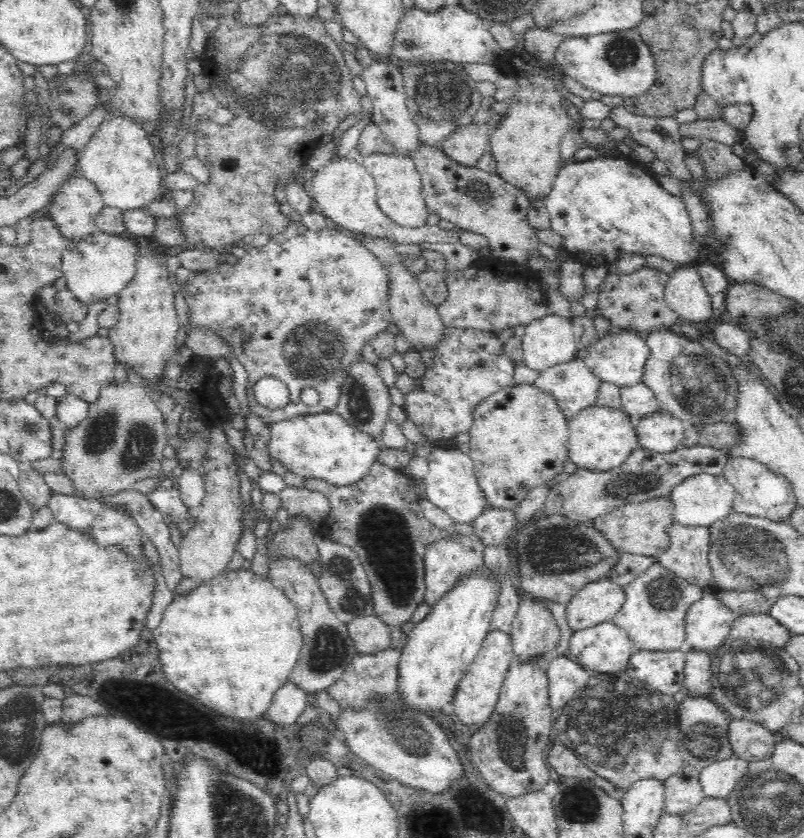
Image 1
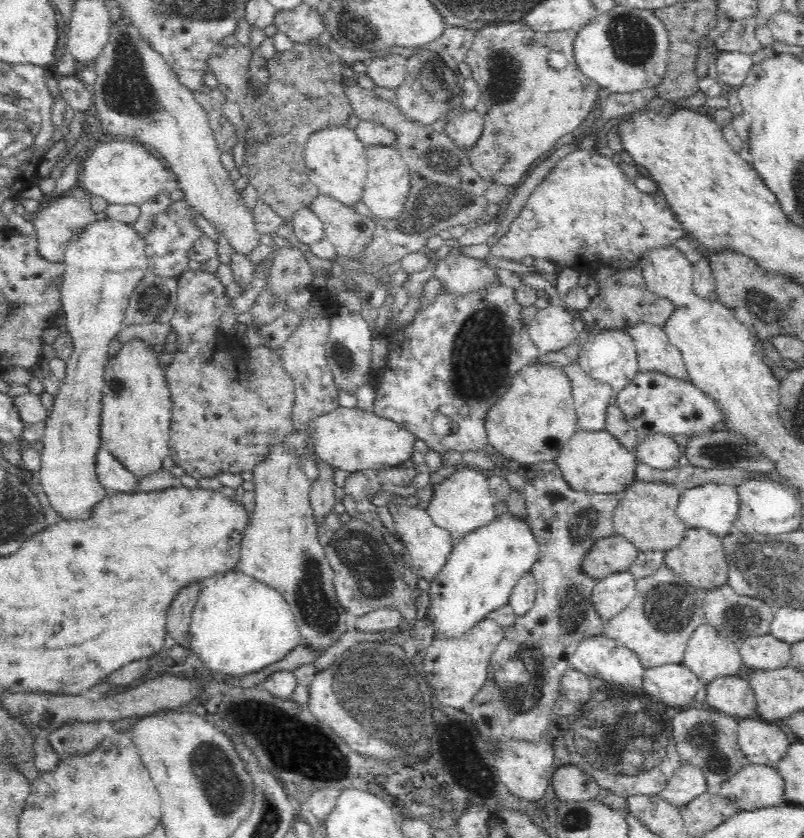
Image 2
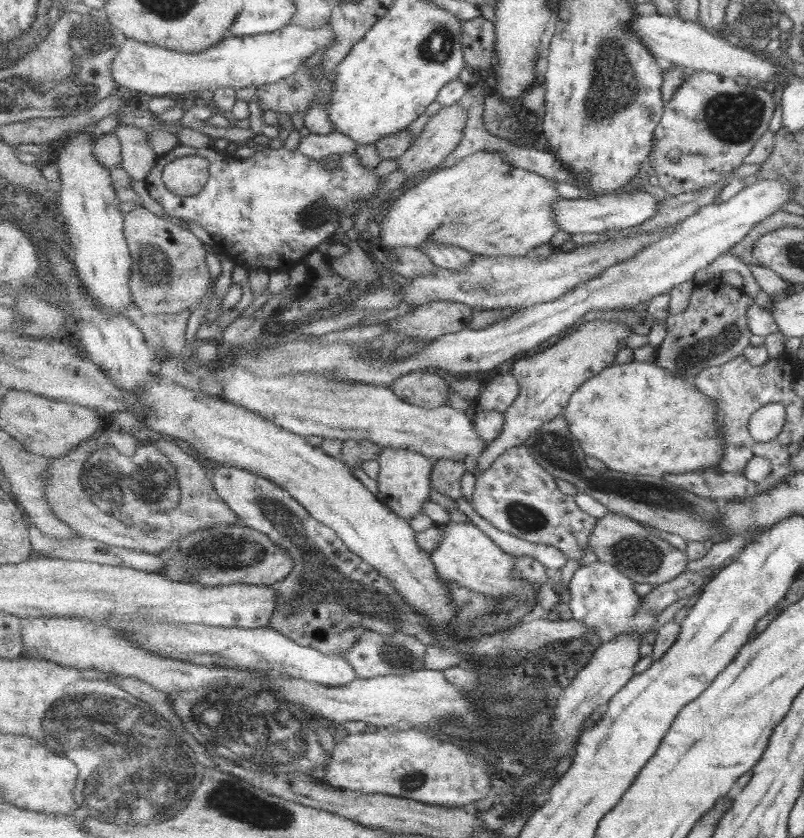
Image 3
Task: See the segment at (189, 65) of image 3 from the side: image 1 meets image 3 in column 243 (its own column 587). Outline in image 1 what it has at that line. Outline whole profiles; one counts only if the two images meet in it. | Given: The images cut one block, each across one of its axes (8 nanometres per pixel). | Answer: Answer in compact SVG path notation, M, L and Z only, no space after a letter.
M638 31L610 32L596 36L567 37L555 51L557 68L562 74L576 79L584 88L595 90L596 95L637 97L647 91L655 79L655 62L650 49L639 38Z

